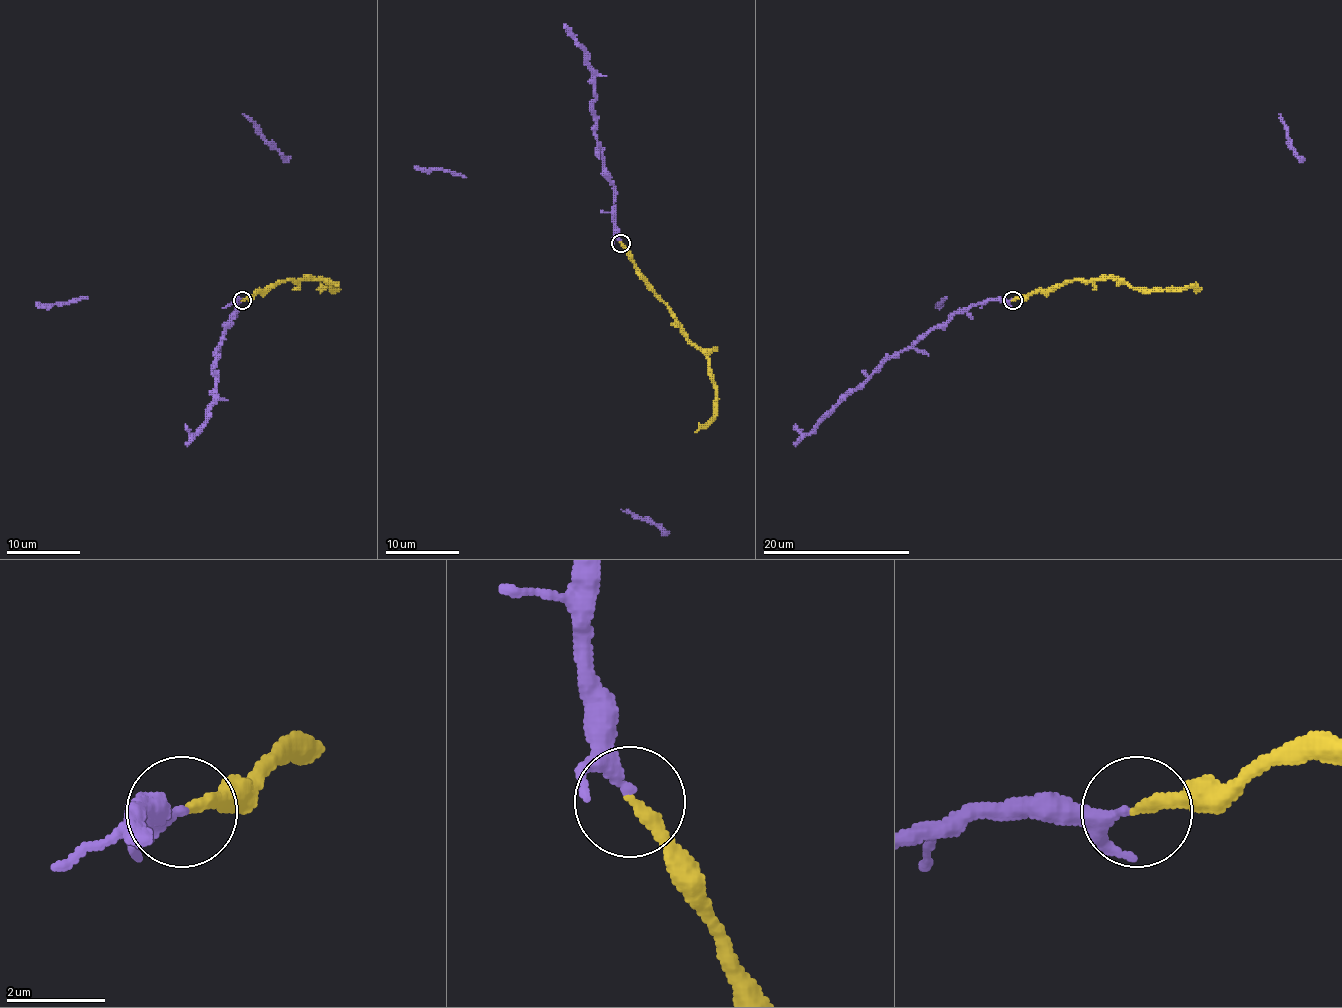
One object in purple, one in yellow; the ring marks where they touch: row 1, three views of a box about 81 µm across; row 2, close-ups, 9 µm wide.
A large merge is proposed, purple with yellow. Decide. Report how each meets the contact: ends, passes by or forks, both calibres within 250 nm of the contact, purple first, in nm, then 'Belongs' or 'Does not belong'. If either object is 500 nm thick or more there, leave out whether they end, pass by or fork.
At the ring purple passes by. At the ring yellow ends. Thickness 200 nm (purple) against 240 nm. Belongs

